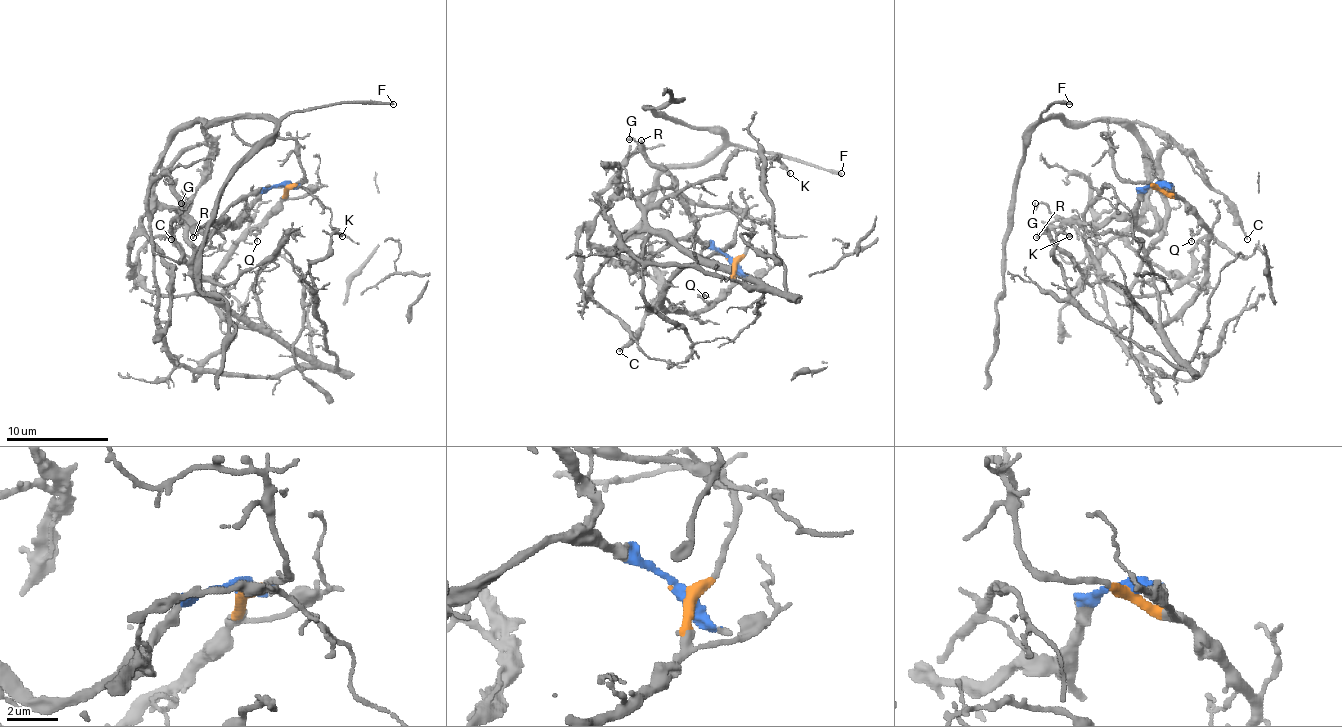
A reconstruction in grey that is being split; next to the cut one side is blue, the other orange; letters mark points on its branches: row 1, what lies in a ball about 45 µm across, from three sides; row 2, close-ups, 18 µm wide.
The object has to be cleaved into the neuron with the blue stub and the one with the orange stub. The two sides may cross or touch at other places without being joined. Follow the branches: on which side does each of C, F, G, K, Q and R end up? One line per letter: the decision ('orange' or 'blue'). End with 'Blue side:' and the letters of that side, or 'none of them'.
C: blue
F: blue
G: orange
K: orange
Q: orange
R: blue
Blue side: C, F, R

